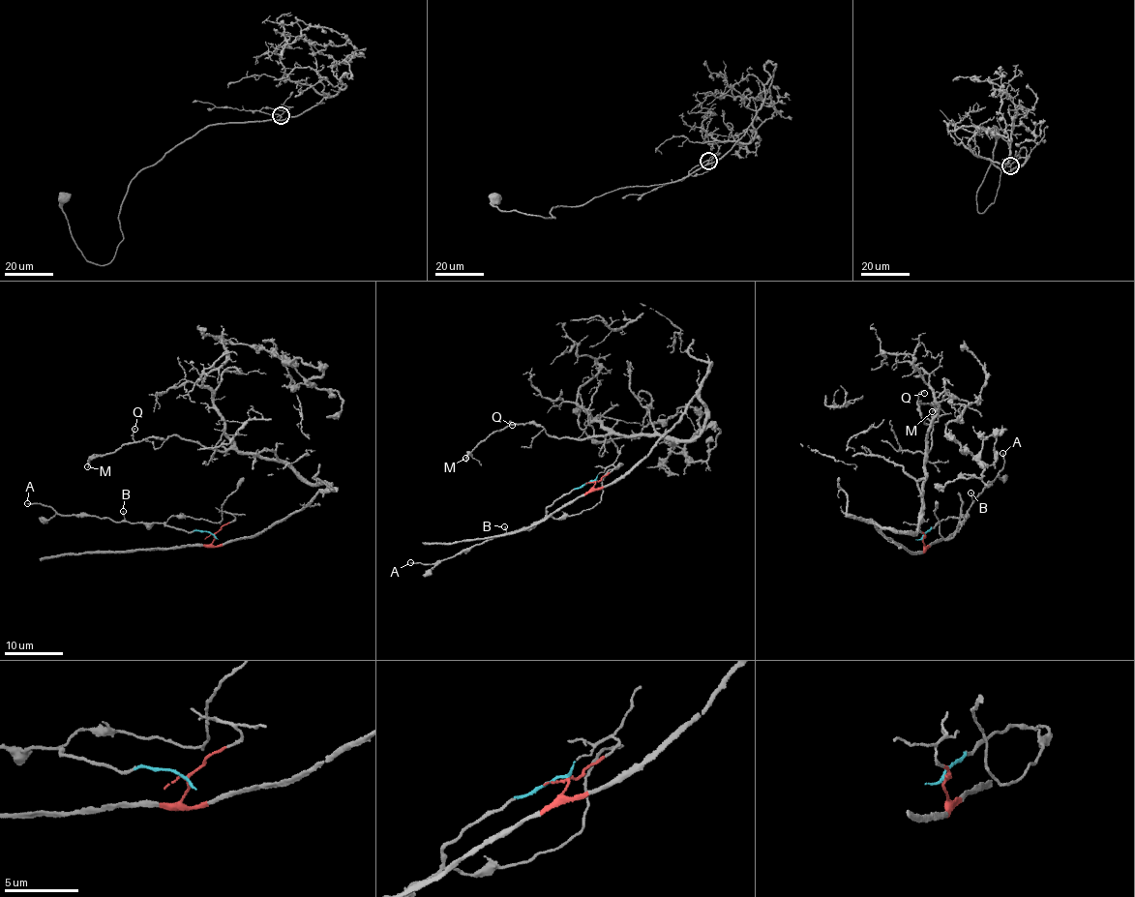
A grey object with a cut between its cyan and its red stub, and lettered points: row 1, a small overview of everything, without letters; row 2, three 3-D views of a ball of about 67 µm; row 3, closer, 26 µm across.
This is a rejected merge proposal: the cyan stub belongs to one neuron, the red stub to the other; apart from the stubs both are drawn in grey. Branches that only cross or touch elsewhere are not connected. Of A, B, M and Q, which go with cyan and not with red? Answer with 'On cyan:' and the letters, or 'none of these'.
On cyan: A, B

